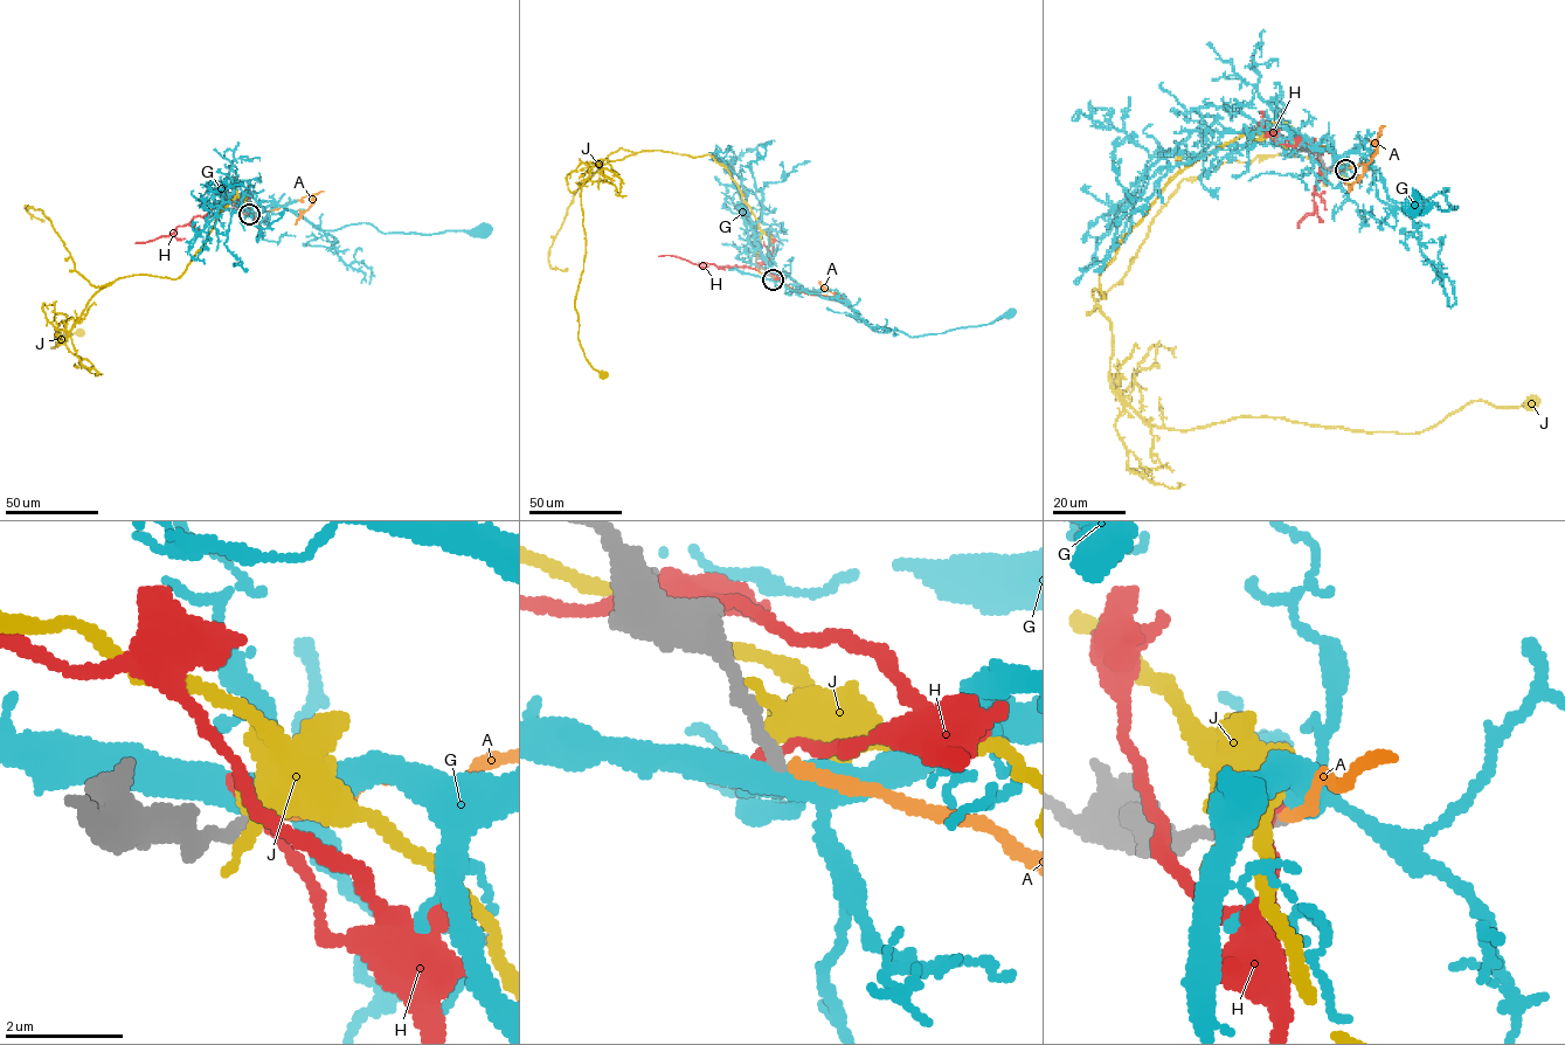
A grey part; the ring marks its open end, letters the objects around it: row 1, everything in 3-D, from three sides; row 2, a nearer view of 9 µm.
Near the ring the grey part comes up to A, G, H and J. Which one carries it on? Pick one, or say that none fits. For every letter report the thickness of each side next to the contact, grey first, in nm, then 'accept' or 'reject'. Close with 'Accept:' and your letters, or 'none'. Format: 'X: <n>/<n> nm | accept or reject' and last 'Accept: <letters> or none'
A: 200/200 nm | accept
G: 200/400 nm | reject
H: 200/190 nm | reject
J: 280/360 nm | reject
Accept: A

